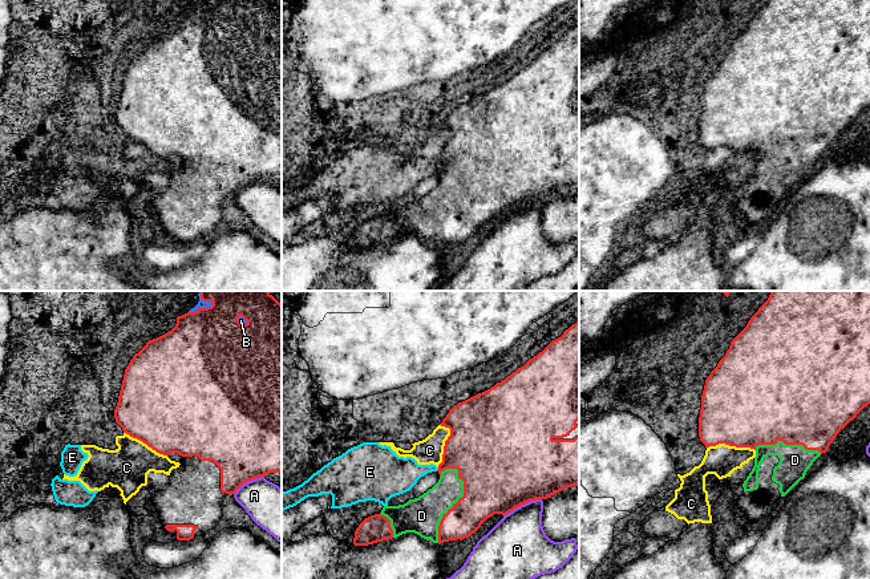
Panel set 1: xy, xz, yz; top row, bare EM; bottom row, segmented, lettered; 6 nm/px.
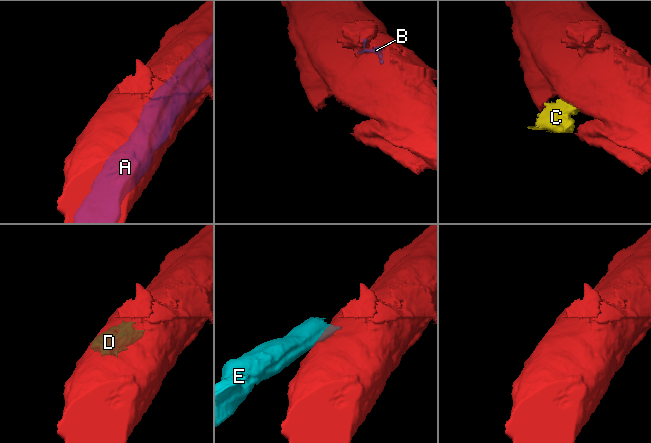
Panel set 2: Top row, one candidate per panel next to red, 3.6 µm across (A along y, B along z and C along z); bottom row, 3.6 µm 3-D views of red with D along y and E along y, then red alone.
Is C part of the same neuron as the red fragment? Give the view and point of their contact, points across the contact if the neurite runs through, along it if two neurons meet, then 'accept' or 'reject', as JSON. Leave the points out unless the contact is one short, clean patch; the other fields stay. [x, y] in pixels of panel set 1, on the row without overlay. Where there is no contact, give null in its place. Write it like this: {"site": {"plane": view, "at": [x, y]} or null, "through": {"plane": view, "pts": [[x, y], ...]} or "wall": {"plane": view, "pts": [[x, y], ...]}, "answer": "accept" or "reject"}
{"site": {"plane": "yz", "at": [731, 148]}, "wall": {"plane": "yz", "pts": [[707, 149], [727, 146], [749, 149], [755, 153]]}, "answer": "reject"}

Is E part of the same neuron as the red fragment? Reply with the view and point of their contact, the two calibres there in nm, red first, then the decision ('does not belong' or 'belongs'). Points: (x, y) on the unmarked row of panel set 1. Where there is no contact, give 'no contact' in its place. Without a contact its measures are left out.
contact xz (438, 171); calibres 320 and 220 nm; does not belong

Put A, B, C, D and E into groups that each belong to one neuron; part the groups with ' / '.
A / B D / C E

